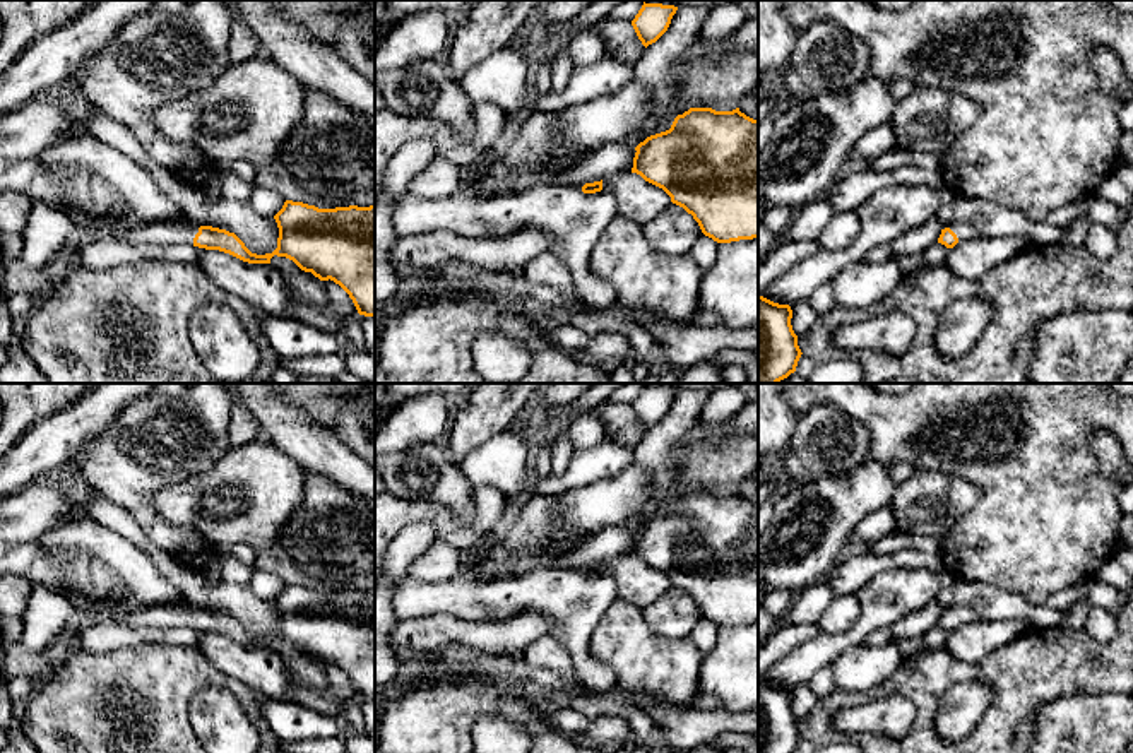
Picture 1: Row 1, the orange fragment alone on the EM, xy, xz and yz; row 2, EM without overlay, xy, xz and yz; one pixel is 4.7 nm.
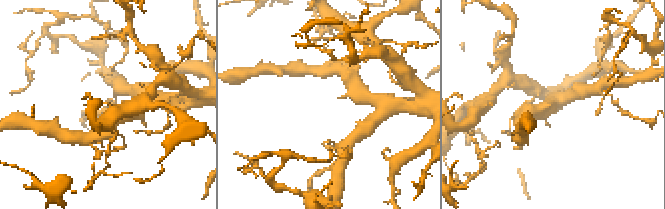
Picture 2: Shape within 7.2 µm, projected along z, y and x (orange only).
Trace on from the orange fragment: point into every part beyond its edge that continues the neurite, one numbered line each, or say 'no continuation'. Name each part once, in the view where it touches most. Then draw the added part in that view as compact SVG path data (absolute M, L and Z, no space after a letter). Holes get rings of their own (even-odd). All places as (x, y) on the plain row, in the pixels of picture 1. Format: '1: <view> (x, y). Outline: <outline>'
1: xz (574, 603). Outline: M537 566L495 578L459 573L445 582L407 575L395 590L394 613L400 621L447 613L478 623L539 613L553 623L548 635L566 649L585 691L614 693L618 685L611 666L592 659L589 645L602 614L618 597L618 587L606 573L584 577L582 570Z

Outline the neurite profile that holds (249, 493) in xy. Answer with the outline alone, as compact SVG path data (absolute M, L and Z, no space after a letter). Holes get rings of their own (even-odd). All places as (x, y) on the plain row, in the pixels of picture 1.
M253 440L229 448L209 471L161 488L151 505L169 524L192 525L214 549L226 553L245 543L260 553L303 501L306 477L303 467L272 442Z

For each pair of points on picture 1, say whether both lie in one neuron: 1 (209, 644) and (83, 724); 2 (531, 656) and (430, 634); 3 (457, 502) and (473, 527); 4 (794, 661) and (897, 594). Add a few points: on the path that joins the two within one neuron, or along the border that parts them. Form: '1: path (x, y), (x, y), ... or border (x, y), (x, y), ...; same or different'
1: border (194, 646), (218, 669), (230, 676); different
2: border (546, 634), (522, 651); different
3: border (416, 500), (442, 502), (456, 512); different
4: path (820, 651), (853, 637), (871, 618); same

